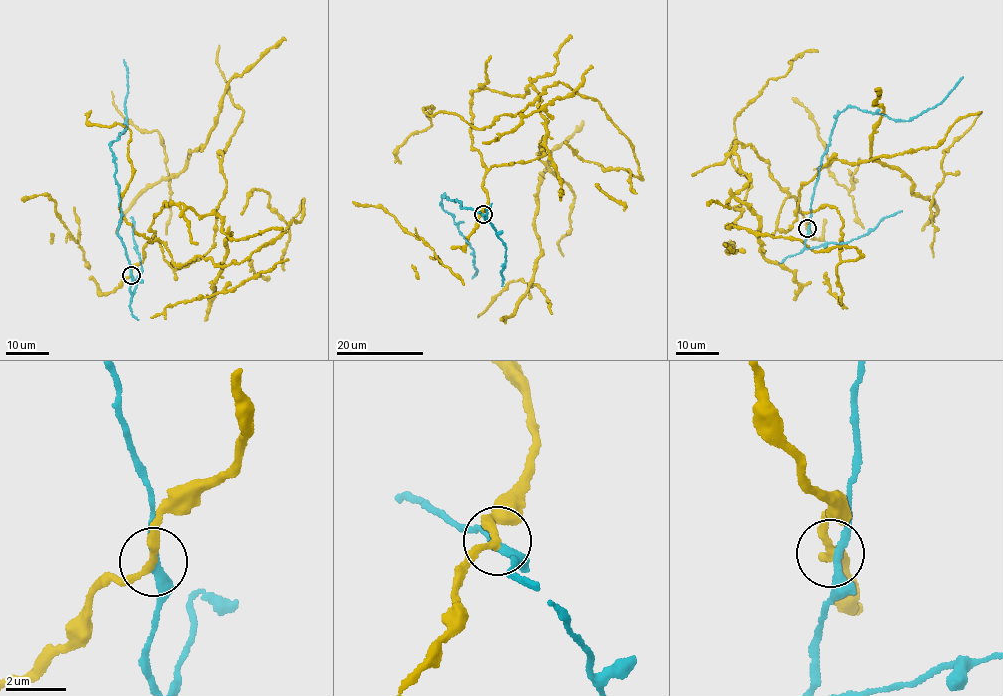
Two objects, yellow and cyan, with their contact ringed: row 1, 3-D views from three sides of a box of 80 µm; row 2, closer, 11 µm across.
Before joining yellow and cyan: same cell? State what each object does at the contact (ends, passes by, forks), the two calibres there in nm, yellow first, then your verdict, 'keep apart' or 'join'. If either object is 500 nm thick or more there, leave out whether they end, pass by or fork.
yellow passes by; cyan passes by; 240 nm thick on the yellow side, 280 nm on the other; keep apart

